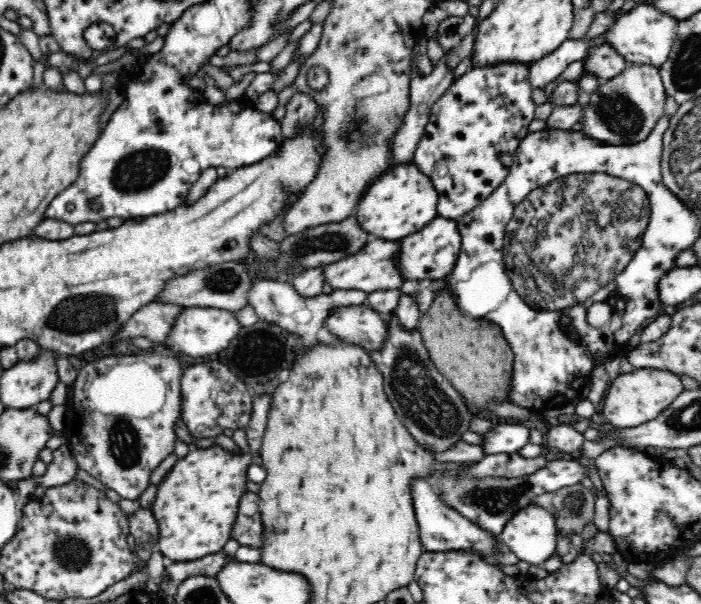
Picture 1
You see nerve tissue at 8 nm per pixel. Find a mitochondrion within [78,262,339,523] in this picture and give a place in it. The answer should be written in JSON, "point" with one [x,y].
{"point":[123,440]}

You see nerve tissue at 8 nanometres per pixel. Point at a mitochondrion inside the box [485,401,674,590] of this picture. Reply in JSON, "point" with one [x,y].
{"point":[573,504]}

